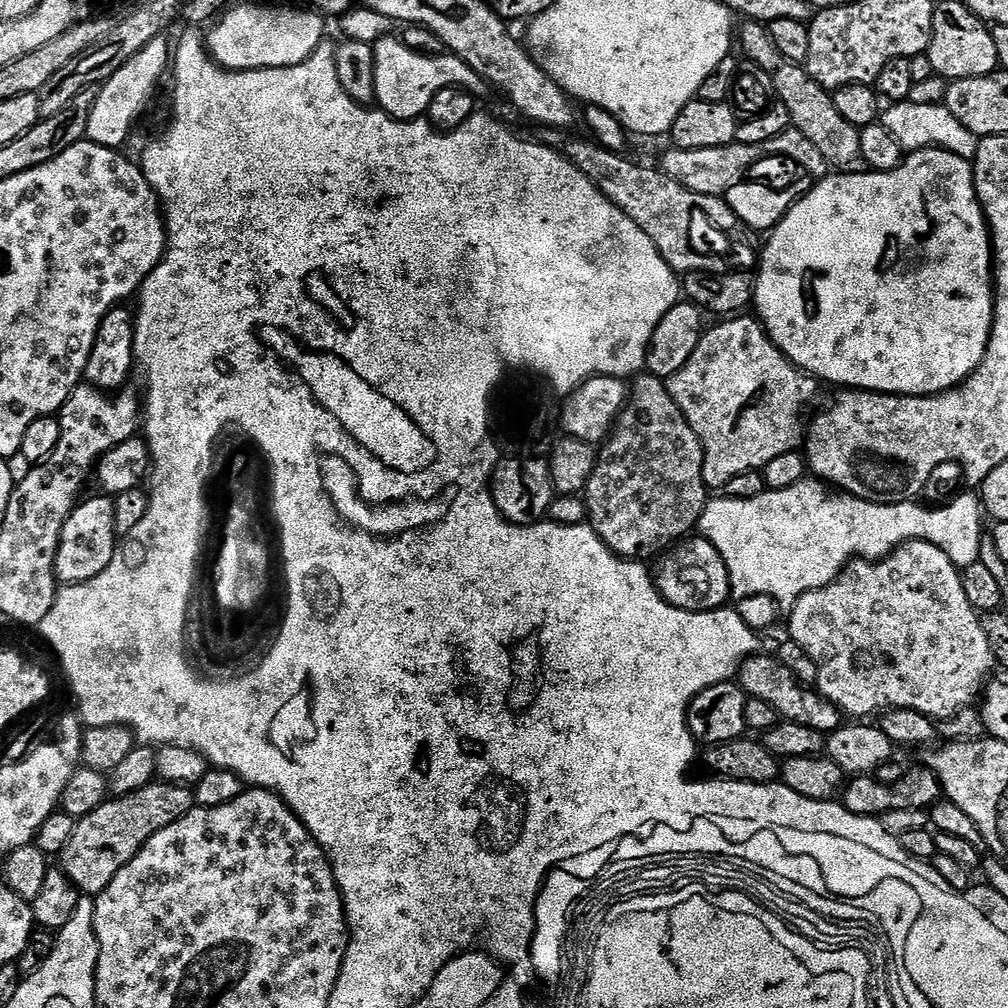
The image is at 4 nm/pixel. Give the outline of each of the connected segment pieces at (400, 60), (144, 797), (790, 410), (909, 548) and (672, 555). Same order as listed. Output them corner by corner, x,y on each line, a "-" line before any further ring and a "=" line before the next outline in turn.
386,36
377,41
375,50
375,103
381,111
396,120
415,120
423,117
438,91
446,88
464,88
477,98
483,98
490,92
486,80
466,62
452,53
445,52
441,56
420,55
410,50
396,36
=
153,782
130,796
109,798
98,810
77,819
74,838
66,842
66,850
58,857
59,867
83,895
95,898
110,886
118,870
140,853
150,837
195,807
195,791
187,784
=
740,314
735,318
721,319
719,322
716,322
713,328
711,325
704,335
700,337
694,354
690,354
690,362
686,362
686,366
682,366
682,370
678,370
678,374
669,376
666,380
674,402
678,402
678,410
682,410
686,422
690,422
690,430
694,430
694,434
698,434
698,442
704,451
704,481
708,483
709,489
712,490
716,490
716,488
723,489
730,482
730,478
738,478
738,474
760,472
767,464
774,462
774,458
779,458
782,454
799,449
806,435
804,407
815,398
816,387
818,387
816,377
800,371
796,365
787,360
778,350
776,343
764,331
764,325
760,323
759,319
753,318
751,315
749,316
748,314
=
911,540
908,544
900,545
895,552
890,553
883,560
873,562
863,558
853,559
848,567
836,577
833,584
827,584
825,588
802,594
802,598
798,598
796,603
791,605
789,612
792,613
788,616
787,635
794,642
798,642
798,646
802,646
802,650
806,650
810,658
814,658
815,687
820,695
836,705
848,718
872,718
872,715
875,717
877,714
883,714
894,708
905,708
918,710
929,716
933,722
939,722
950,719
963,708
973,707
989,679
987,676
991,674
992,668
994,669
994,661
990,642
986,642
986,634
980,625
981,613
970,606
966,598
966,590
962,590
960,574
961,569
957,568
956,563
941,548
925,540
=
692,536
677,543
661,557
660,562
654,583
668,604
688,612
710,612
729,603
731,584
724,555
707,537

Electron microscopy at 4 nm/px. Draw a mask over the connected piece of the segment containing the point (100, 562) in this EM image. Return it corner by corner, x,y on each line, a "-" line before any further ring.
103,494
95,495
76,505
62,530
56,555
56,578
61,585
85,584
102,574
116,553
118,537
114,526
114,499

